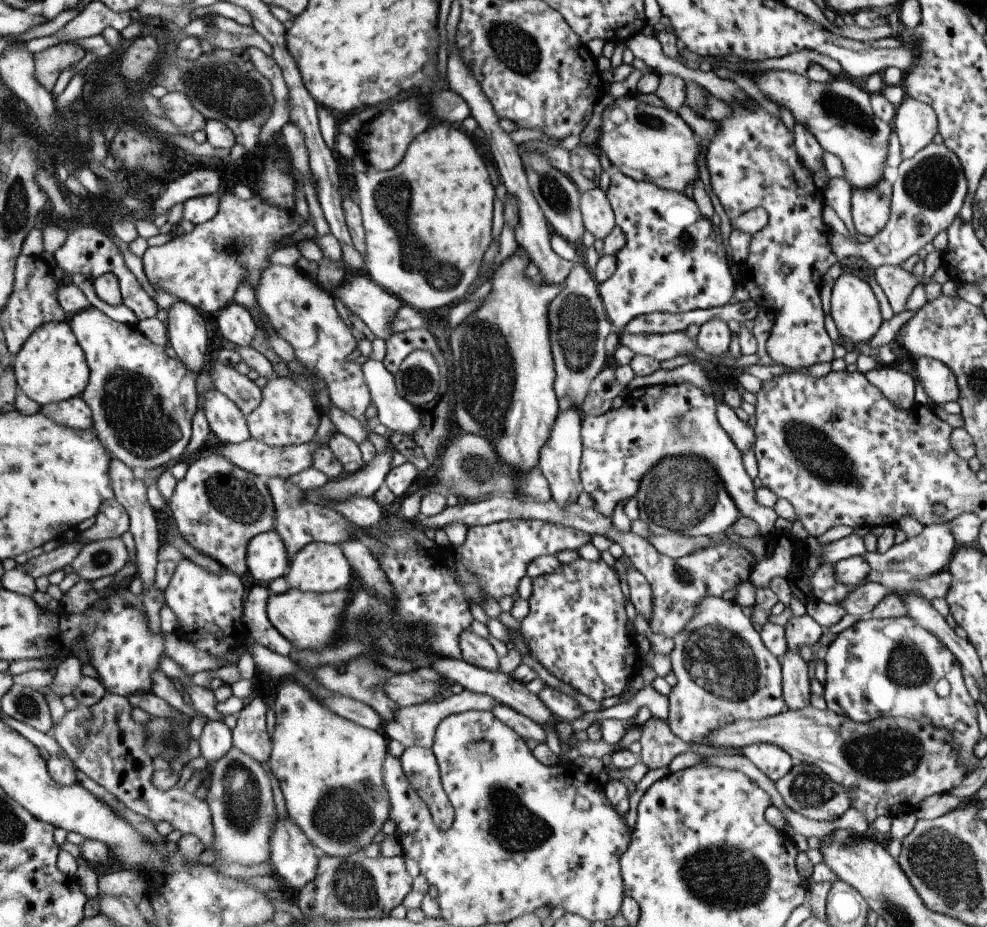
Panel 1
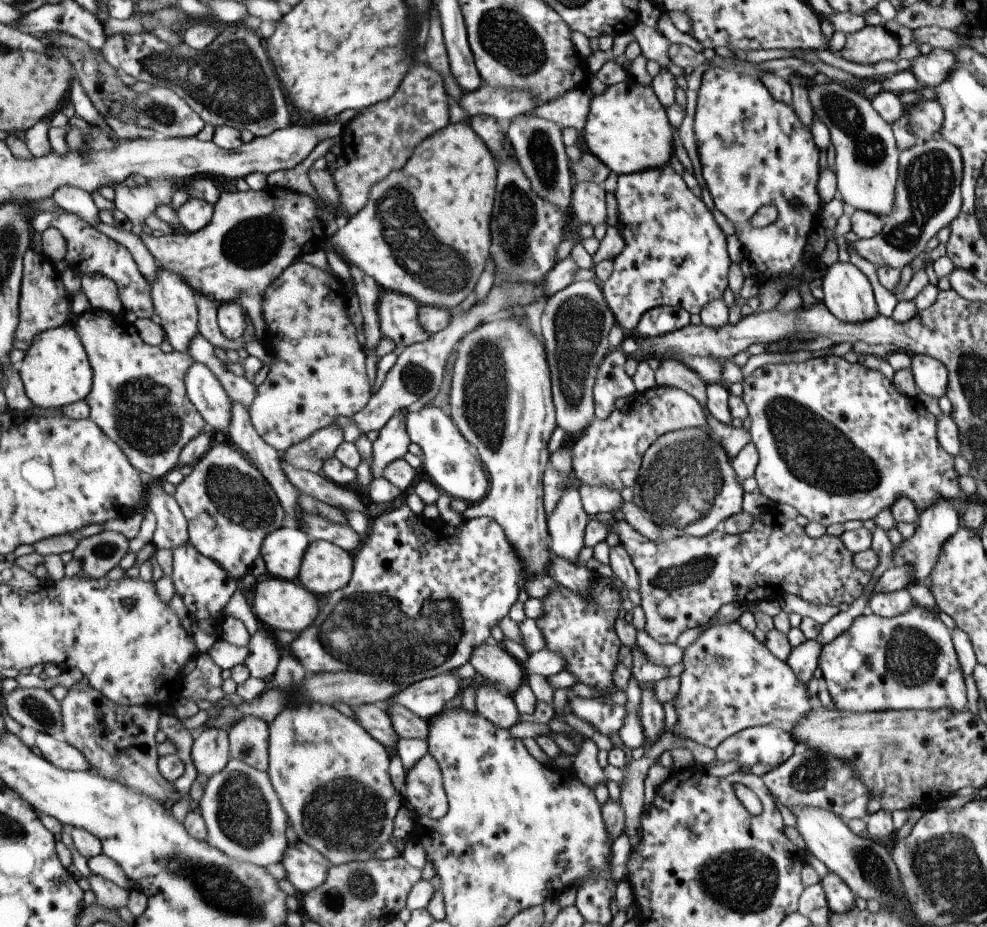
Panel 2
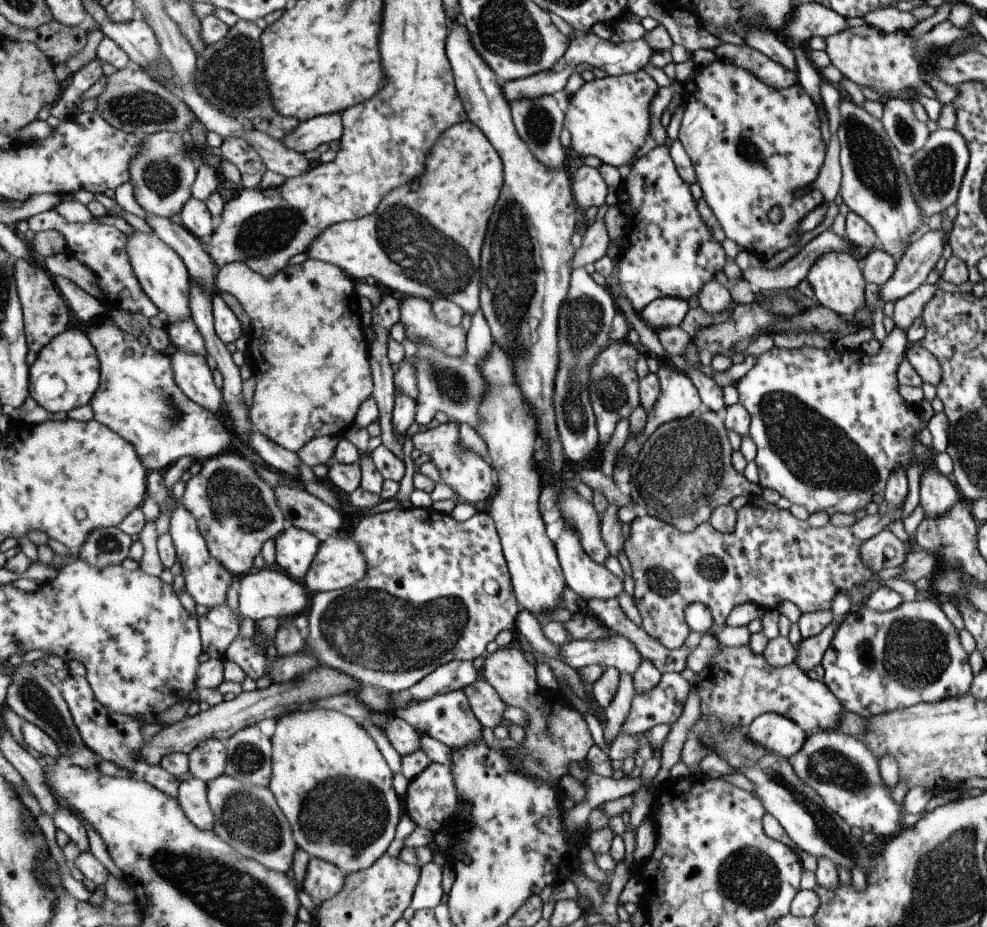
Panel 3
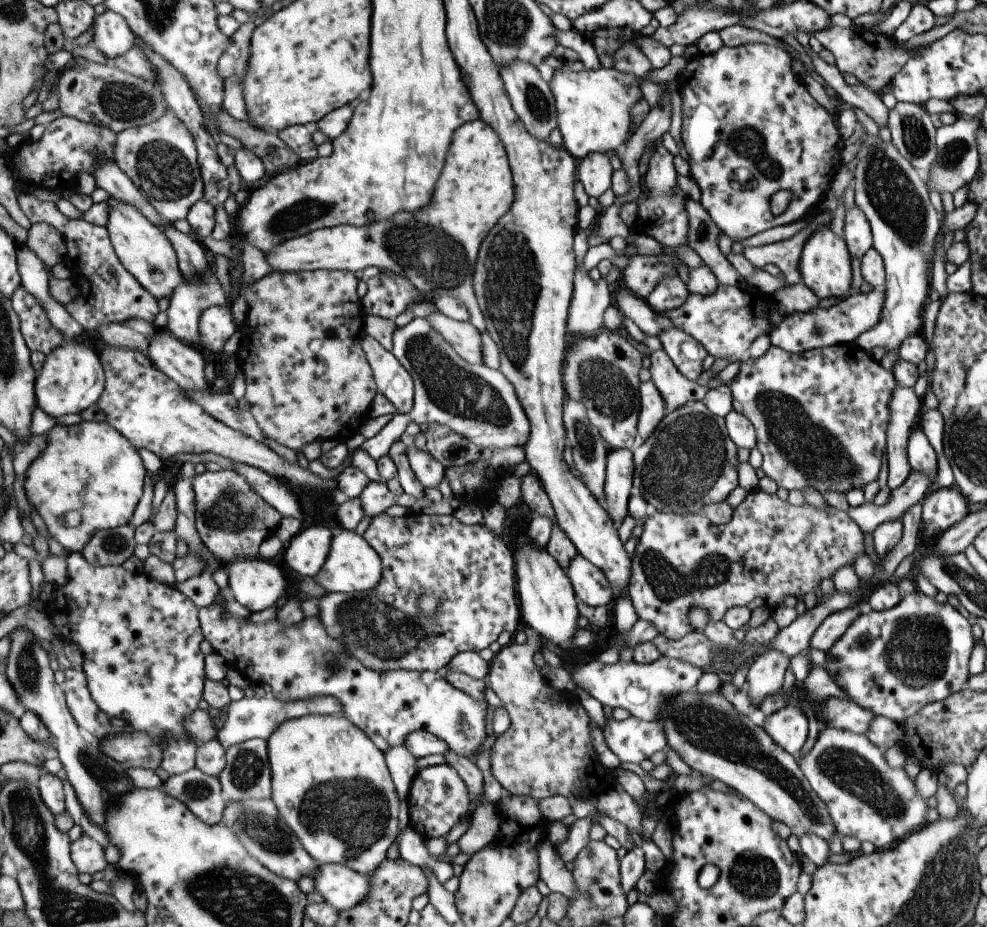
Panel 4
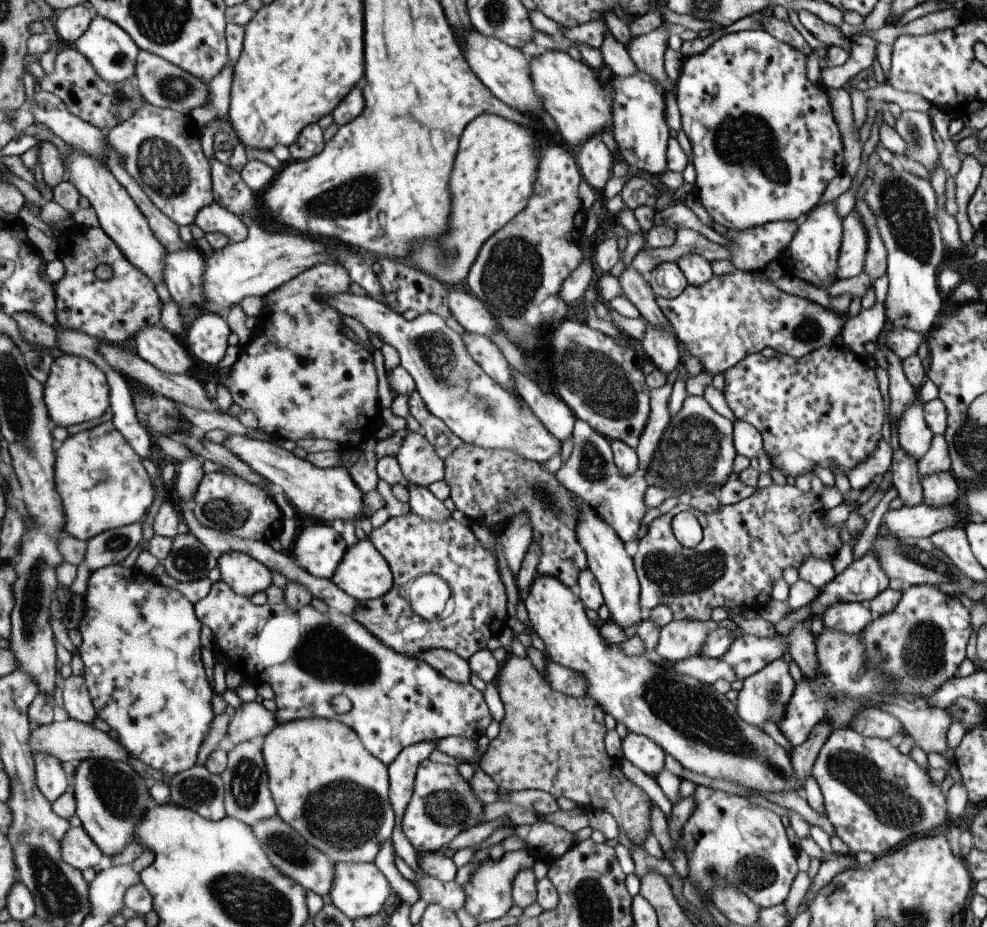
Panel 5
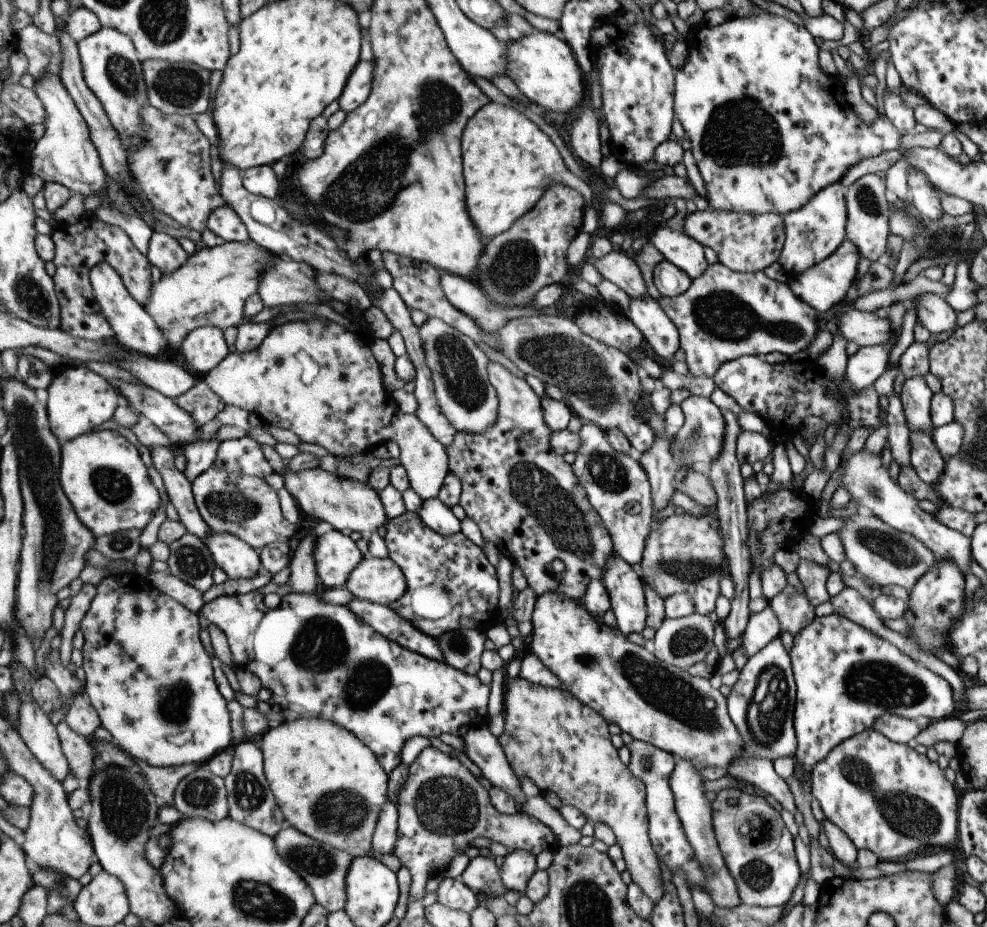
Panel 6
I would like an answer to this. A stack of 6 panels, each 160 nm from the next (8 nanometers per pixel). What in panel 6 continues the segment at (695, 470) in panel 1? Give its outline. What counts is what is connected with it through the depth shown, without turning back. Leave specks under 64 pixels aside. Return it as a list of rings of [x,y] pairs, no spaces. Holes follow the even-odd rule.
[[[689,395],[679,403],[684,418],[683,424],[674,433],[675,444],[668,445],[677,468],[691,469],[695,462],[711,464],[722,451],[724,420],[722,412],[708,397]]]

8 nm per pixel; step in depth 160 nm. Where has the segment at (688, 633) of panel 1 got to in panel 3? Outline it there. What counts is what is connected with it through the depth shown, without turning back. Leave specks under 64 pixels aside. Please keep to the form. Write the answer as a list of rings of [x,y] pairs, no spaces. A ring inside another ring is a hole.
[[[719,644],[717,652],[711,656],[707,666],[710,668],[703,668],[701,672],[695,674],[694,685],[690,688],[694,687],[699,696],[700,716],[717,718],[723,724],[723,728],[729,728],[733,724],[739,728],[747,728],[757,716],[773,712],[795,722],[805,732],[817,730],[817,728],[832,731],[835,730],[841,714],[846,710],[839,704],[839,700],[829,692],[825,684],[817,682],[817,680],[810,680],[795,664],[773,670],[765,664],[761,654],[753,654],[747,645],[733,648]]]

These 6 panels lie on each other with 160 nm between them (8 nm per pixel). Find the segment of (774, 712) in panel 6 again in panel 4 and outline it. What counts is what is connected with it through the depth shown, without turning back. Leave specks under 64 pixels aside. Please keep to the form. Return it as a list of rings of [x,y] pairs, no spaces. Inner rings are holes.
[[[765,649],[754,658],[744,684],[751,703],[759,706],[766,696],[780,690],[788,662],[788,656],[777,649]]]

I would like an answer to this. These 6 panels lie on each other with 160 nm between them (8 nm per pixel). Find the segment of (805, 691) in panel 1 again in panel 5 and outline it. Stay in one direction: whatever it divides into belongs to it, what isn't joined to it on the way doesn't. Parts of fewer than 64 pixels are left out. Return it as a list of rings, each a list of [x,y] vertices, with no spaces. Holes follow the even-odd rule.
[[[835,603],[829,605],[820,616],[825,629],[834,629],[845,634],[859,634],[869,621],[869,609],[861,603]]]

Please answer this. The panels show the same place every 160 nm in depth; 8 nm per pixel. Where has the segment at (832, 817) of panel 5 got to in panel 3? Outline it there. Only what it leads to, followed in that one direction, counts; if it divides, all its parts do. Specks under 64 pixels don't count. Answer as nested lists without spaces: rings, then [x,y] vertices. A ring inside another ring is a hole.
[[[835,731],[811,733],[804,739],[801,749],[788,761],[801,782],[805,782],[823,800],[828,809],[835,812],[837,817],[847,824],[847,827],[860,828],[863,833],[869,832],[875,838],[887,838],[887,836],[893,838],[902,830],[900,818],[904,814],[903,802],[893,801],[891,788],[884,785],[879,776],[878,759],[861,740]]]

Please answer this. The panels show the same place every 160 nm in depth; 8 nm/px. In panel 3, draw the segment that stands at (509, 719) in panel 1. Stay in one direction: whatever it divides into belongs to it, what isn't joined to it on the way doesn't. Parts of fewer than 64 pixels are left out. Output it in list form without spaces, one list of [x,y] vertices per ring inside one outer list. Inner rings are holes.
[[[480,677],[471,686],[464,689],[473,713],[483,727],[497,728],[505,720],[508,704],[503,701],[499,692]]]

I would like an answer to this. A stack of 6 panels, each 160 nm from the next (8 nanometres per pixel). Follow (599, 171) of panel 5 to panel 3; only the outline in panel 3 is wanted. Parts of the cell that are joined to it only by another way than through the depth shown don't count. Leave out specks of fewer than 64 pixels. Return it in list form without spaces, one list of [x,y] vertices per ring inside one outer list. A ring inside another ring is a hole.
[[[579,164],[573,180],[578,207],[587,209],[589,206],[601,206],[605,202],[605,182],[602,174],[595,168]]]

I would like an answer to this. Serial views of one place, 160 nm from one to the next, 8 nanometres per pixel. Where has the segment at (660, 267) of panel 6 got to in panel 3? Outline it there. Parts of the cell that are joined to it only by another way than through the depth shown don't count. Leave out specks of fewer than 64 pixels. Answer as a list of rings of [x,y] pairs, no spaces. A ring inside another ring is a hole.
[[[665,296],[657,298],[640,313],[643,322],[647,322],[649,328],[666,328],[667,326],[679,326],[683,316],[687,313],[688,304],[681,298]]]

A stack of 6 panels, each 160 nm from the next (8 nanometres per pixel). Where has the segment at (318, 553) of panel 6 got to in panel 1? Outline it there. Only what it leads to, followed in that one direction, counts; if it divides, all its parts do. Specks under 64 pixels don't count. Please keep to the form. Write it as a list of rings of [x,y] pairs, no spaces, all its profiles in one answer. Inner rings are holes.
[[[275,529],[251,540],[247,552],[249,573],[257,582],[273,582],[285,578],[291,566],[286,541]]]

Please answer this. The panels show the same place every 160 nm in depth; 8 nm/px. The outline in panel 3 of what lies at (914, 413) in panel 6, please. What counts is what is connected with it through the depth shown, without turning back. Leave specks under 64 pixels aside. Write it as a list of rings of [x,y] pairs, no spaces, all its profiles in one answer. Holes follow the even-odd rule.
[[[930,464],[920,467],[919,474],[919,506],[923,509],[924,518],[939,518],[943,516],[957,500],[962,500],[962,497],[958,494],[958,490],[949,480],[940,474],[933,471],[930,468]]]

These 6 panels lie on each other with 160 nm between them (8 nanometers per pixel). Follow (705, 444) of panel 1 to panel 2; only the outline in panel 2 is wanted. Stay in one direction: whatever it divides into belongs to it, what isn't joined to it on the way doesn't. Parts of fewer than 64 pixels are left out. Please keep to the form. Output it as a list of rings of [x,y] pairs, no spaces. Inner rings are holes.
[[[656,386],[636,395],[634,403],[636,405],[623,414],[616,409],[608,419],[594,418],[584,435],[575,440],[572,448],[573,468],[583,480],[583,485],[607,486],[615,491],[630,488],[637,482],[647,448],[659,436],[683,428],[705,427],[705,412],[699,402],[677,388]]]

